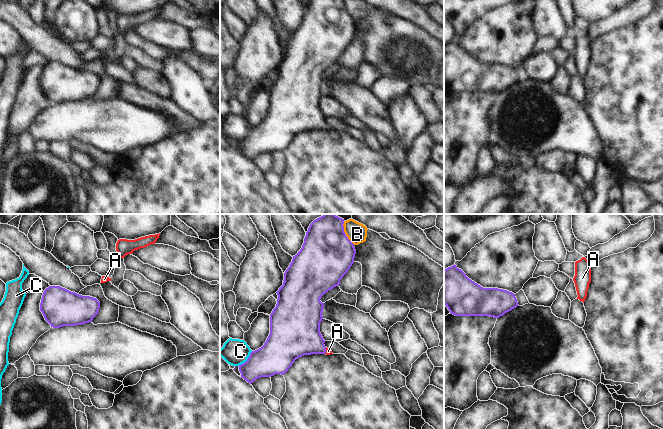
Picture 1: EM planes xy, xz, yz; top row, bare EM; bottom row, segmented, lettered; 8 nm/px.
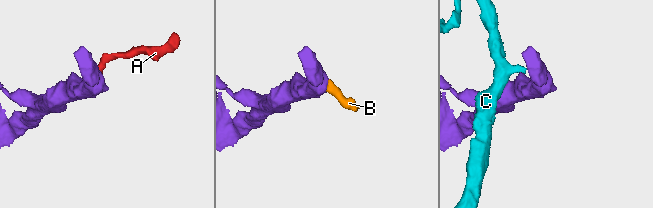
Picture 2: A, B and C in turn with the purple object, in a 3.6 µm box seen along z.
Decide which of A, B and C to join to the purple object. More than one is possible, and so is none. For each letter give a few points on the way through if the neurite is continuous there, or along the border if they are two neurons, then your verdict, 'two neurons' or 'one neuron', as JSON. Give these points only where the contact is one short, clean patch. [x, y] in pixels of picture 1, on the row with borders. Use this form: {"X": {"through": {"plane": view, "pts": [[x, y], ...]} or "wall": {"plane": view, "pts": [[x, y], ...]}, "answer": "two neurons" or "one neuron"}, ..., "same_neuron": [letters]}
{"A": {"through": {"plane": "xz", "pts": [[299, 334], [325, 350], [328, 351]]}, "answer": "one neuron"}, "B": {"wall": {"plane": "xz", "pts": [[343, 221], [343, 231], [354, 244]]}, "answer": "two neurons"}, "C": {"wall": {"plane": "xz", "pts": [[252, 351], [248, 358], [238, 365]]}, "answer": "two neurons"}, "same_neuron": ["A"]}

